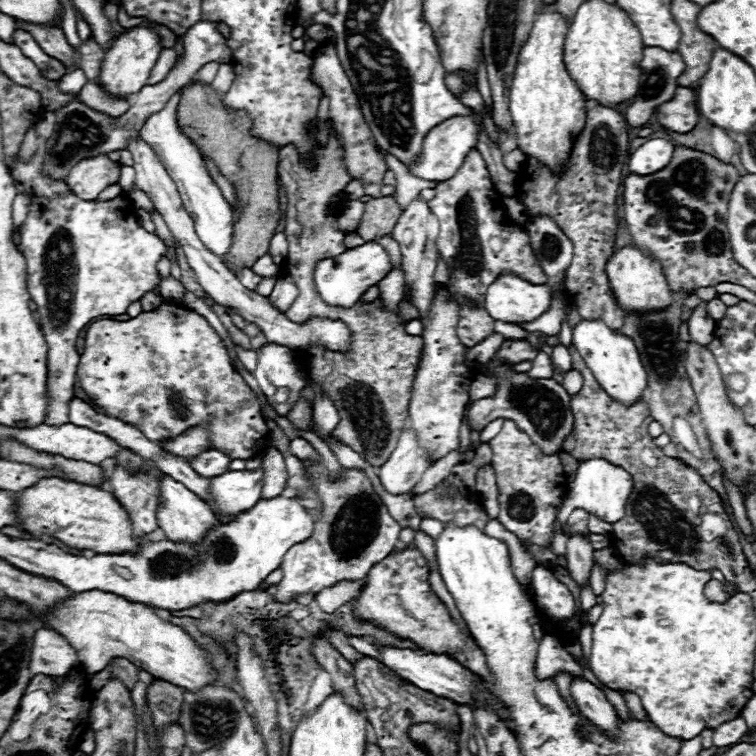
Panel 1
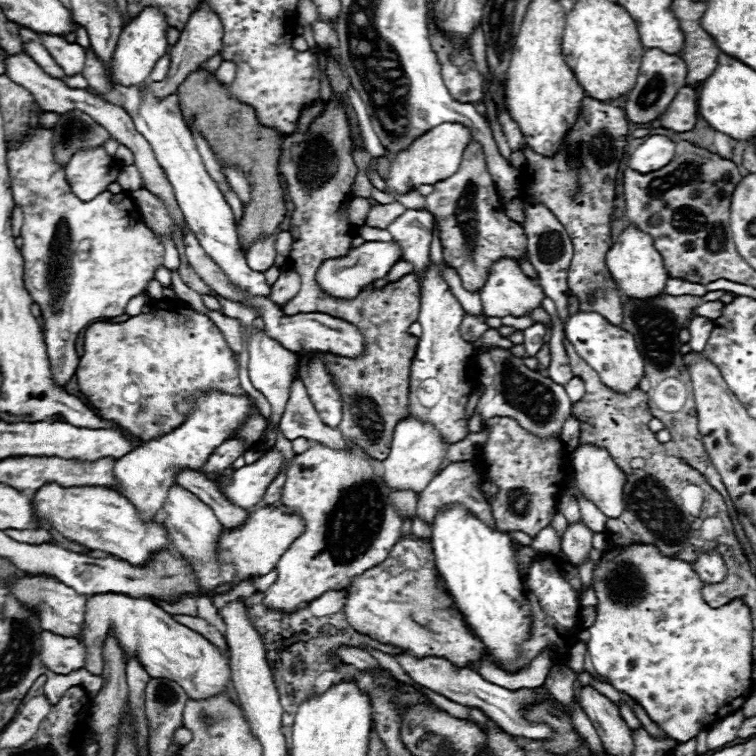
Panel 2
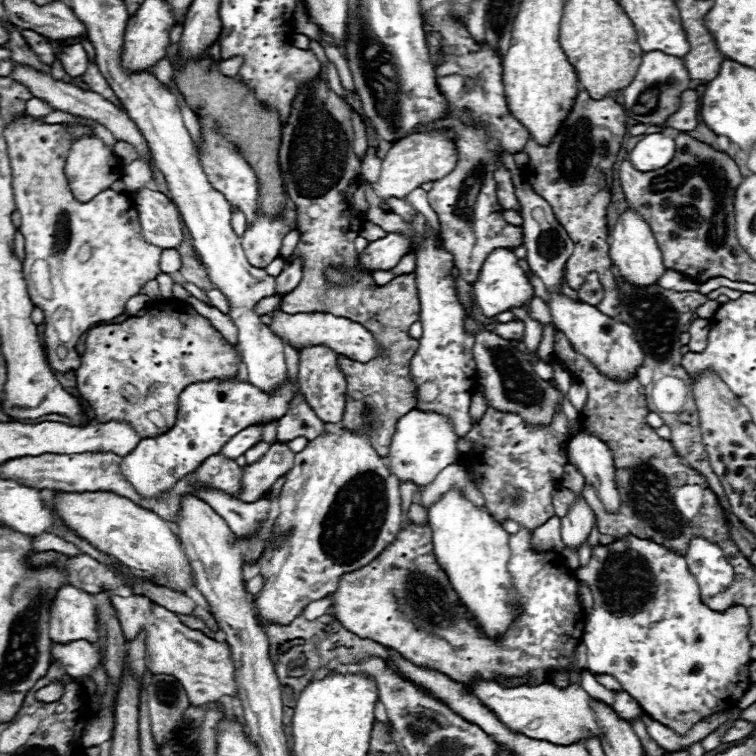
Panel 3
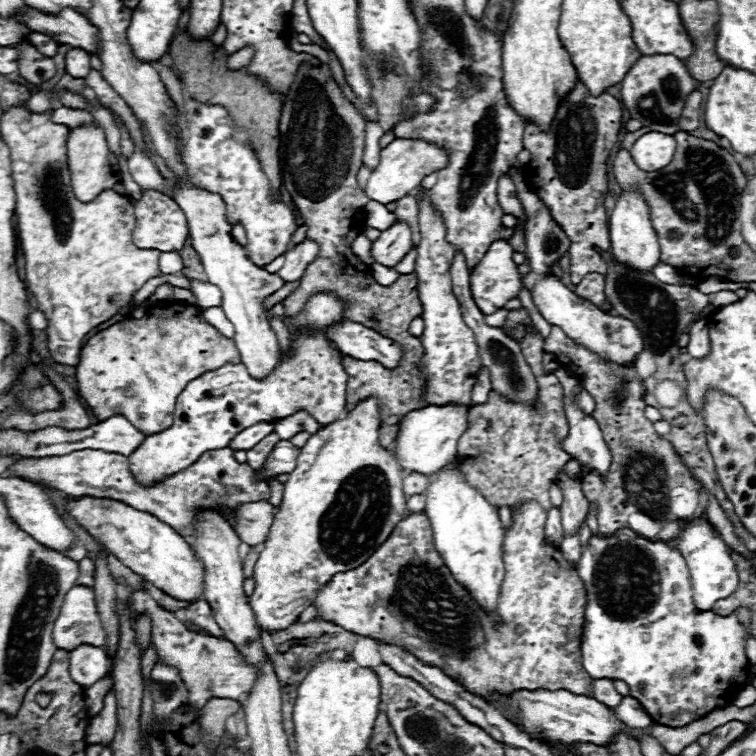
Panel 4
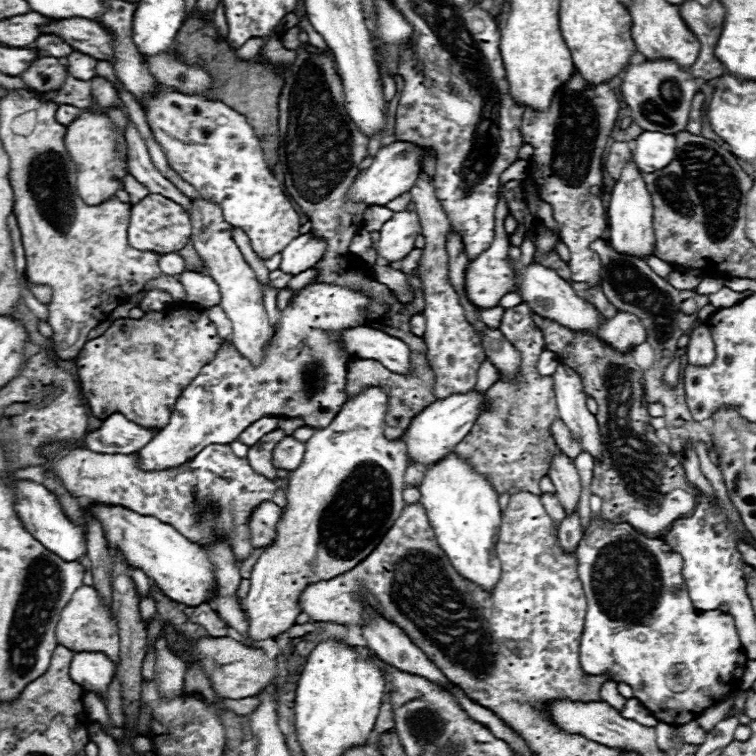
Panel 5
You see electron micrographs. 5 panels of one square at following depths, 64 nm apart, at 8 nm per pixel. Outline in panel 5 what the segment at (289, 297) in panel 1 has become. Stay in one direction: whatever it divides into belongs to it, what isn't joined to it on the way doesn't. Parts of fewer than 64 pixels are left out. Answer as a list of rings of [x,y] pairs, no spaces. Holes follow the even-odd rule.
[[[312,232],[302,234],[282,250],[280,270],[290,274],[300,274],[316,266],[316,262],[324,256],[324,252],[326,252],[326,240],[316,238]]]

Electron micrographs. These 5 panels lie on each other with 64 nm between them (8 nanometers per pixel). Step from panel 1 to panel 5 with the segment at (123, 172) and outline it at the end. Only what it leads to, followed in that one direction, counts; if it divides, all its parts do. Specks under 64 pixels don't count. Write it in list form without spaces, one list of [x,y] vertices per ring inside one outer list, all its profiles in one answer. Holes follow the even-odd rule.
[[[126,120],[126,142],[128,142],[128,164],[130,164],[130,174],[142,182],[152,194],[162,194],[170,200],[174,200],[176,204],[180,204],[184,210],[190,210],[190,198],[186,194],[182,194],[170,180],[166,180],[152,164],[148,148],[144,138],[140,136],[140,132],[136,130],[136,126]]]

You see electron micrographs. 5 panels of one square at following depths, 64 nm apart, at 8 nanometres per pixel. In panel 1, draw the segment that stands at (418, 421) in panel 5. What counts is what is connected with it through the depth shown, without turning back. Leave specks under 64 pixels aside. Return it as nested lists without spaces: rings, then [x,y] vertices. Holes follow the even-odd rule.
[[[402,428],[398,444],[390,454],[390,460],[380,468],[380,482],[390,494],[410,492],[420,480],[424,470],[428,470],[434,462],[426,458],[422,452],[416,434],[412,428]]]

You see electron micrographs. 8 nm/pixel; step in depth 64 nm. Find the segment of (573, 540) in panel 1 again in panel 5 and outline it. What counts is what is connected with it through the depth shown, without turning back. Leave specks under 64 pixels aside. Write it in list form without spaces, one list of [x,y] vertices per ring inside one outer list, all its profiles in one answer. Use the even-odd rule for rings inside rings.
[[[556,454],[550,462],[548,468],[548,476],[558,492],[558,498],[562,502],[562,506],[566,508],[566,512],[574,510],[578,506],[580,500],[580,476],[574,468],[574,462],[564,456],[564,454]]]

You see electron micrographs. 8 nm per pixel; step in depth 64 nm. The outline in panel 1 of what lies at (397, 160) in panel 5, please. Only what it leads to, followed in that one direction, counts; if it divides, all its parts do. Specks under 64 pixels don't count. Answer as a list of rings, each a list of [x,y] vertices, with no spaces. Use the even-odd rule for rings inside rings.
[[[468,116],[450,118],[430,130],[430,134],[422,142],[422,150],[420,150],[414,166],[410,166],[408,172],[412,176],[418,176],[418,178],[430,180],[430,182],[448,180],[460,168],[460,164],[466,158],[466,154],[470,152],[470,148],[476,146],[476,138],[478,138],[478,126],[474,124],[474,118],[468,118]]]

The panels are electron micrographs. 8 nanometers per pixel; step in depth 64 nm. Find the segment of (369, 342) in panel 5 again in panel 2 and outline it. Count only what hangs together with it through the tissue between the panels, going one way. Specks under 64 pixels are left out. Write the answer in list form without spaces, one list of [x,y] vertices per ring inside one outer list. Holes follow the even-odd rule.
[[[252,298],[246,306],[250,308],[262,308],[260,318],[264,320],[264,330],[270,338],[278,340],[286,350],[290,352],[298,352],[298,354],[306,354],[312,350],[322,350],[322,352],[332,352],[332,354],[340,354],[346,358],[358,358],[362,356],[362,352],[366,350],[364,346],[364,336],[362,332],[342,320],[342,318],[334,318],[330,314],[322,314],[322,312],[312,312],[312,314],[296,314],[296,316],[286,316],[278,304],[274,304],[270,298]]]

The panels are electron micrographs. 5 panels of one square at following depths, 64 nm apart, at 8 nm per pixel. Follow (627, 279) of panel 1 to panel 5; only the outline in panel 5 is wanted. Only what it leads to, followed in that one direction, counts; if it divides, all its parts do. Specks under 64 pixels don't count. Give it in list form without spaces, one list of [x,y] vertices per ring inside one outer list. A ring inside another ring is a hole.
[[[628,162],[622,168],[620,178],[612,186],[612,198],[608,206],[608,226],[610,226],[610,244],[622,254],[650,256],[654,254],[654,230],[652,230],[652,200],[650,192],[642,180],[642,172],[634,162]]]

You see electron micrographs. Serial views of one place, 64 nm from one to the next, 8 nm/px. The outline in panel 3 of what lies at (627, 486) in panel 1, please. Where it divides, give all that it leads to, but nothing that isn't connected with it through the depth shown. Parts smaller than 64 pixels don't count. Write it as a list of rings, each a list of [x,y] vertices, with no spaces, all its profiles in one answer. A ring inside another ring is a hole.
[[[580,424],[580,430],[572,434],[566,444],[566,454],[568,462],[578,466],[586,482],[594,484],[606,510],[618,510],[620,496],[614,484],[614,462],[610,448]]]

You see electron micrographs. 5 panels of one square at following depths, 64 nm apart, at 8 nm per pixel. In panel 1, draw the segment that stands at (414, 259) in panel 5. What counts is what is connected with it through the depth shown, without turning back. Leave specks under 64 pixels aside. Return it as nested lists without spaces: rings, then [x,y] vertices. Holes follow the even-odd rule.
[[[394,268],[388,272],[388,276],[378,282],[380,286],[380,296],[392,306],[392,310],[398,306],[400,298],[402,298],[402,286],[404,286],[404,270],[402,268]]]

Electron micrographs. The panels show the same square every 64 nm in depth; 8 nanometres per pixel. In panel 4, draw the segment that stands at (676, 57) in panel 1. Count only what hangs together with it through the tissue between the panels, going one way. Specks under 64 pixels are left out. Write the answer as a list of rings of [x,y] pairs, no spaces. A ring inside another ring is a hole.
[[[654,54],[654,56],[640,56],[640,60],[628,70],[626,78],[622,80],[622,104],[630,112],[632,118],[640,120],[642,126],[662,132],[662,134],[676,134],[678,120],[682,118],[682,108],[686,106],[686,96],[698,88],[698,82],[686,72],[686,66],[676,56]]]

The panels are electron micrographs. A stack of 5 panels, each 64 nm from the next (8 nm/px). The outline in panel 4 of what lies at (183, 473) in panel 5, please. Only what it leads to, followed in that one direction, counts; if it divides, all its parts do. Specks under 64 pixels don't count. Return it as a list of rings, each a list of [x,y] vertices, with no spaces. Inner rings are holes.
[[[230,448],[204,452],[194,464],[190,464],[190,468],[176,472],[174,476],[166,476],[166,480],[152,486],[144,486],[132,476],[126,456],[108,454],[102,450],[78,450],[64,456],[26,458],[16,462],[12,470],[16,470],[24,480],[32,480],[42,486],[54,486],[72,498],[94,496],[130,504],[140,512],[150,512],[182,536],[194,534],[192,522],[198,508],[210,508],[226,520],[224,510],[238,510],[242,504],[270,498],[270,486],[264,480],[256,480],[254,470],[246,462],[240,464]]]

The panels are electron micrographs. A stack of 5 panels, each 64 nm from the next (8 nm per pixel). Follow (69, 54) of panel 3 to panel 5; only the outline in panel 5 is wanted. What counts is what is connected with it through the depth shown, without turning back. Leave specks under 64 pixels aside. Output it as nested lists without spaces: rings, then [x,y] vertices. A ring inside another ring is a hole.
[[[74,50],[68,56],[68,74],[78,80],[92,80],[96,76],[96,58]]]

